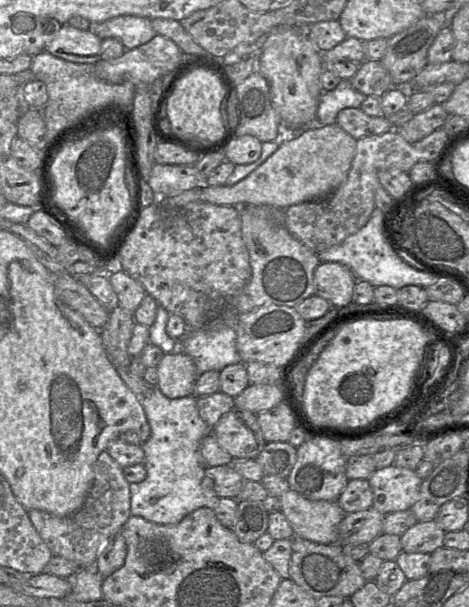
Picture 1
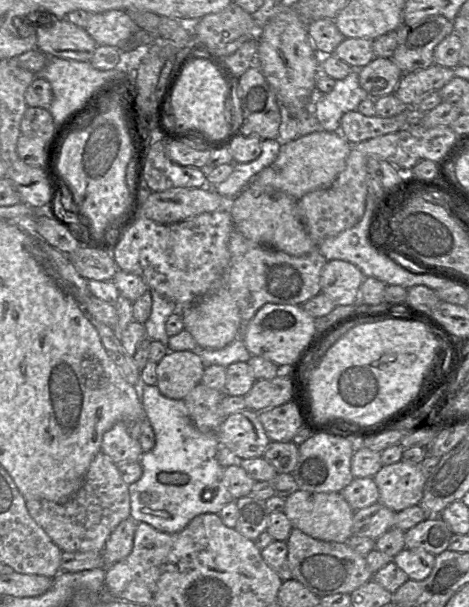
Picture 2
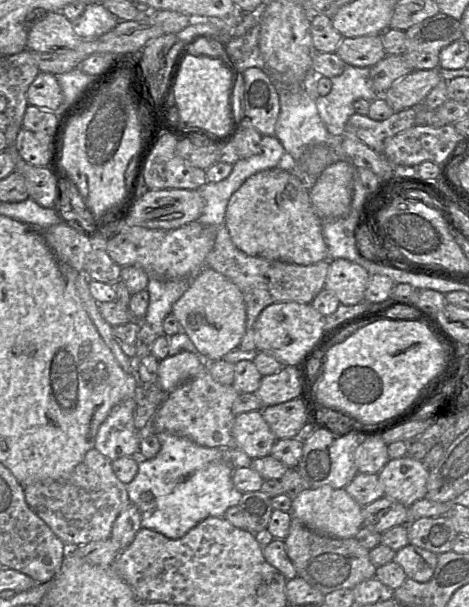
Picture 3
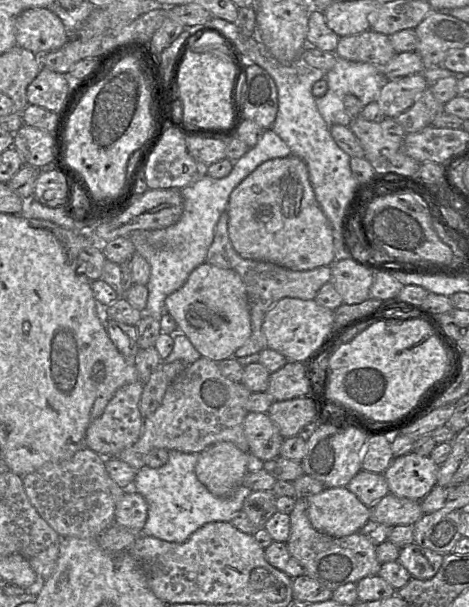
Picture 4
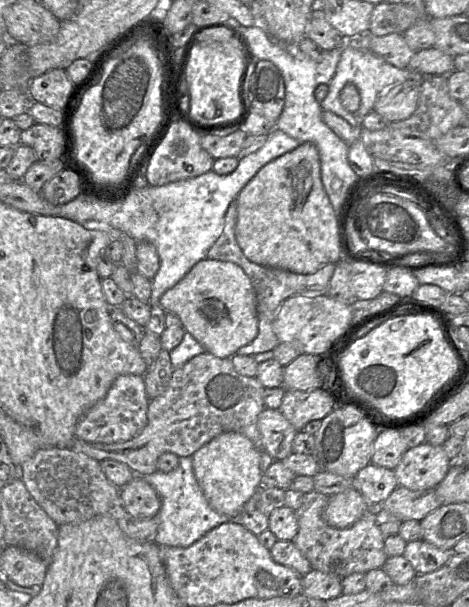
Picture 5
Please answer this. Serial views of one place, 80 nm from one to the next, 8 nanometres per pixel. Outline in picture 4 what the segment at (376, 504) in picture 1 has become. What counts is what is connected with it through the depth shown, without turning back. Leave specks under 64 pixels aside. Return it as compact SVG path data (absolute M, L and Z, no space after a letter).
M412 451L395 457L383 475L391 494L421 501L437 485L438 468L430 456Z

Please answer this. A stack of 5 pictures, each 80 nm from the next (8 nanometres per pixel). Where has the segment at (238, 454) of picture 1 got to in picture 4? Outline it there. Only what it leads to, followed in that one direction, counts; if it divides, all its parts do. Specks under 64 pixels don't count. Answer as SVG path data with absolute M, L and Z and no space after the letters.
M249 412L243 426L249 444L249 453L263 461L280 456L284 438L268 413Z

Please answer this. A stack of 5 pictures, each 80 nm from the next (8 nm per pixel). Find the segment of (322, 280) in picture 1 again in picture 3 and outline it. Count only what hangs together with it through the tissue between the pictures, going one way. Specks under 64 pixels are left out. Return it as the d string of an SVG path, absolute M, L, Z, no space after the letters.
M345 259L329 260L324 288L333 292L342 305L356 305L364 301L371 276L358 264Z

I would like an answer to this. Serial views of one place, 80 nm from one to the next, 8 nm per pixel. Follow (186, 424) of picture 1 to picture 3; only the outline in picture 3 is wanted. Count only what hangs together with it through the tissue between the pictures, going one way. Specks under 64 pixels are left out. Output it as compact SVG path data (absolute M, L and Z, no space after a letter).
M158 432L156 436L161 448L152 459L139 459L138 472L126 485L130 503L137 506L141 513L141 527L156 531L175 540L182 538L189 530L208 517L223 517L226 510L239 505L243 496L232 481L233 466L227 460L226 448L208 448L192 440L171 434Z

